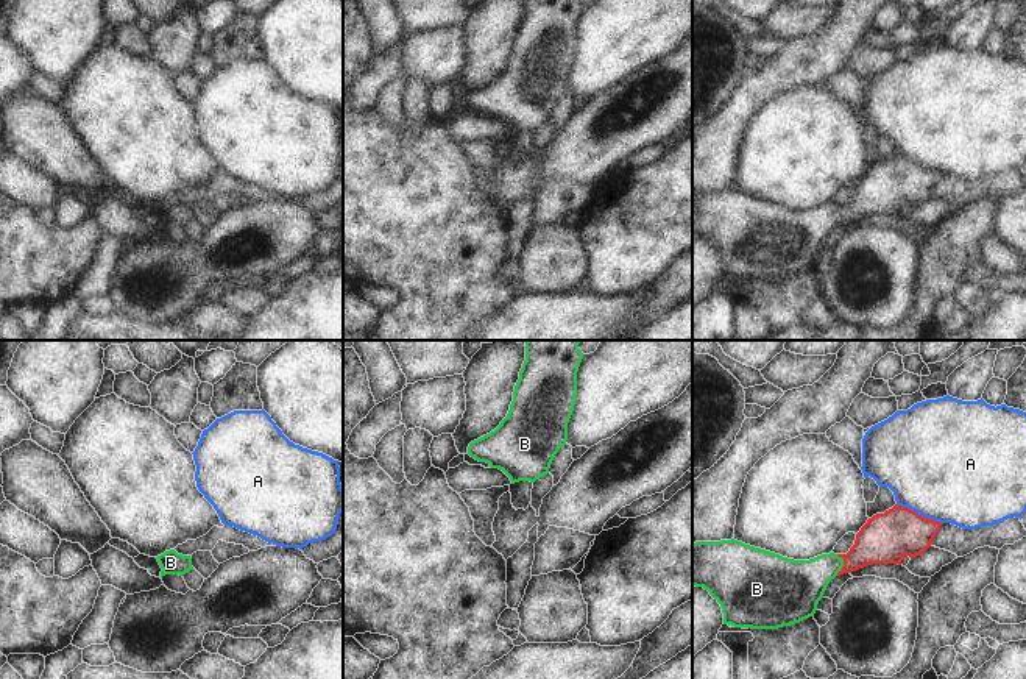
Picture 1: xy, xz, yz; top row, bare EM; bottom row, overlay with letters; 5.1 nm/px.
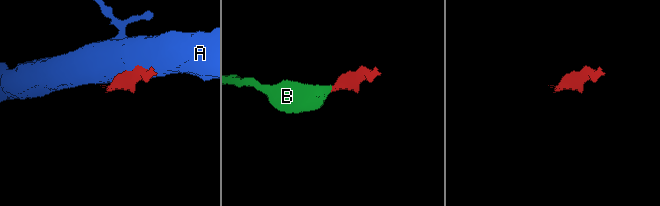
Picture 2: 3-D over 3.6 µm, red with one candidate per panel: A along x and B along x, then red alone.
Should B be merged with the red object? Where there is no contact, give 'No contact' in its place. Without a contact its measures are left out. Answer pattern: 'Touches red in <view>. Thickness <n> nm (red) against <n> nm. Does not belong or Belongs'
Touches red in yz. Thickness 260 nm (red) against 260 nm. Belongs

